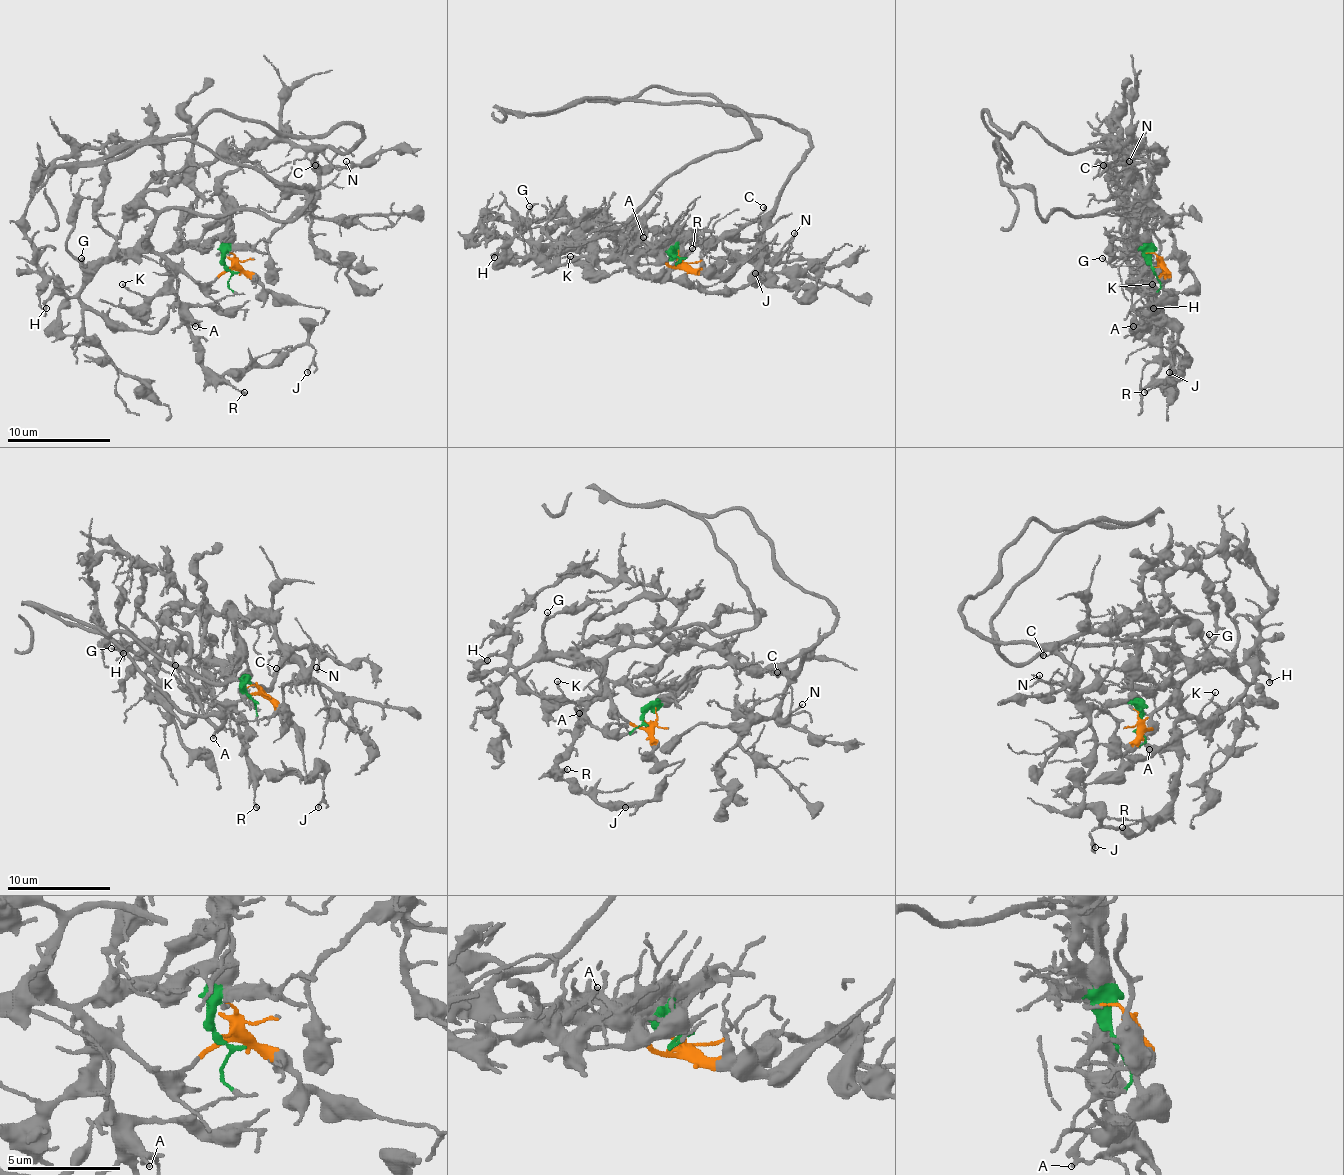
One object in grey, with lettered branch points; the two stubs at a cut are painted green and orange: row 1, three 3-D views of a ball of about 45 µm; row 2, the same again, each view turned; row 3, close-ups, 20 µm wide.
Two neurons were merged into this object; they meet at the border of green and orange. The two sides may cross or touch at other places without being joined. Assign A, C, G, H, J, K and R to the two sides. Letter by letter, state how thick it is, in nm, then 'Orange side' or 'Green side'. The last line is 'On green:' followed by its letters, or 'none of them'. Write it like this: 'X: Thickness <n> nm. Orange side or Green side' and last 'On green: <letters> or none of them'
A: Thickness 130 nm. Orange side
C: Thickness 130 nm. Green side
G: Thickness 120 nm. Orange side
H: Thickness 200 nm. Orange side
J: Thickness 110 nm. Orange side
K: Thickness 110 nm. Orange side
R: Thickness 160 nm. Orange side
On green: C

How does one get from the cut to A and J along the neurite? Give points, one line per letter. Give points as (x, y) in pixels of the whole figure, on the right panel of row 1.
A: (1154, 267), (1162, 267), (1162, 273), (1152, 283), (1139, 283), (1146, 273), (1152, 280), (1154, 311), (1134, 327)
J: (1154, 267), (1164, 273), (1170, 293), (1136, 311), (1177, 334), (1177, 342), (1170, 350), (1170, 373)

